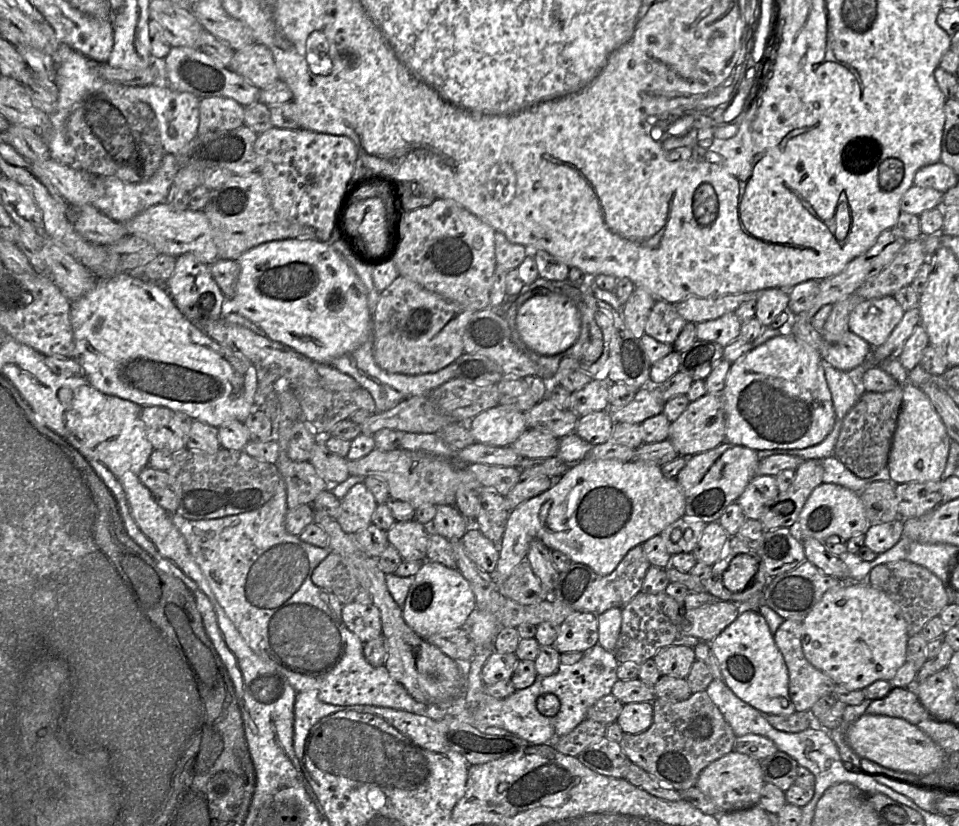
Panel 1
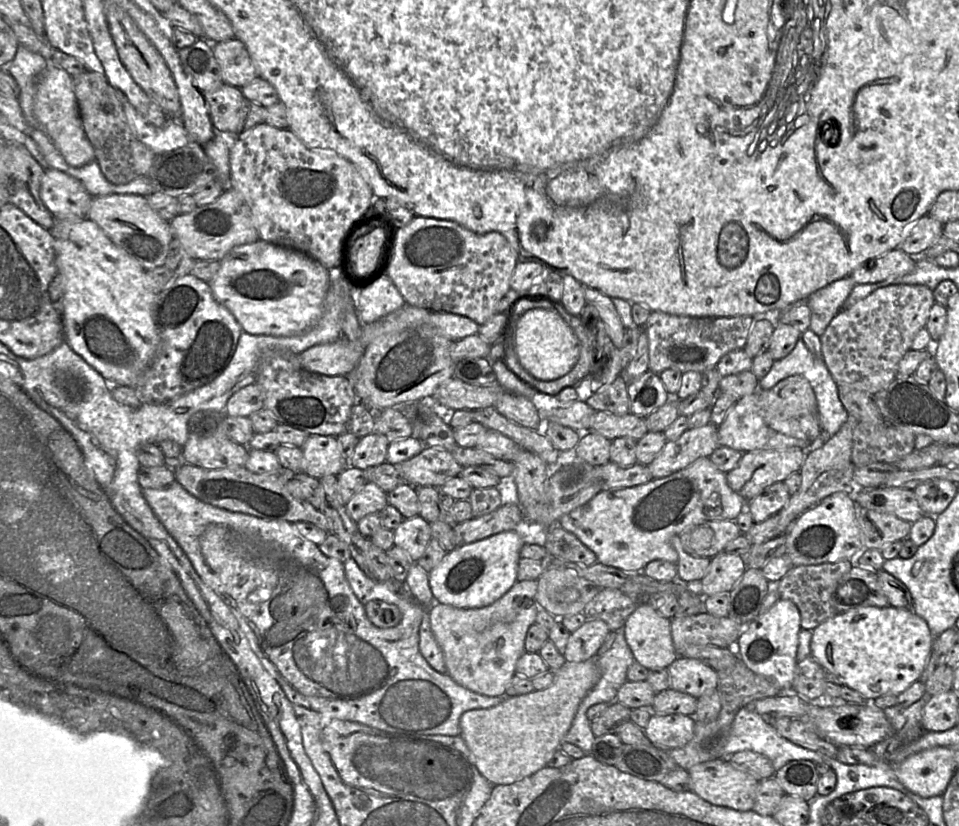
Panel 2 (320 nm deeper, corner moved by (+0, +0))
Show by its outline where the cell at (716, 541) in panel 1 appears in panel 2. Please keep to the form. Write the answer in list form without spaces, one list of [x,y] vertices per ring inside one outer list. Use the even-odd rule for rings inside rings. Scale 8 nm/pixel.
[[[726,551],[717,554],[711,559],[708,572],[701,580],[703,596],[729,593],[746,569],[745,559],[741,556]]]

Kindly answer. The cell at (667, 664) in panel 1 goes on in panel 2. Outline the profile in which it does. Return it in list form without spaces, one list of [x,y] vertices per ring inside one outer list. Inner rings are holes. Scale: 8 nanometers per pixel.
[[[678,657],[667,669],[669,686],[673,690],[696,699],[717,690],[717,672],[700,660]]]

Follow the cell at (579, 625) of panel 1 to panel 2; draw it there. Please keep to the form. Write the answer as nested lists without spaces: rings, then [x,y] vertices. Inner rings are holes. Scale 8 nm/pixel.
[[[586,620],[586,622],[569,636],[563,656],[567,663],[578,663],[594,659],[610,632],[602,620]]]

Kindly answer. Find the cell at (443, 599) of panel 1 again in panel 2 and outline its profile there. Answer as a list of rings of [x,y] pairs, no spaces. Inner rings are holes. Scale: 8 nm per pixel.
[[[522,530],[501,532],[457,546],[429,572],[429,586],[437,603],[461,609],[482,608],[501,598],[517,582],[520,551],[526,544]]]

